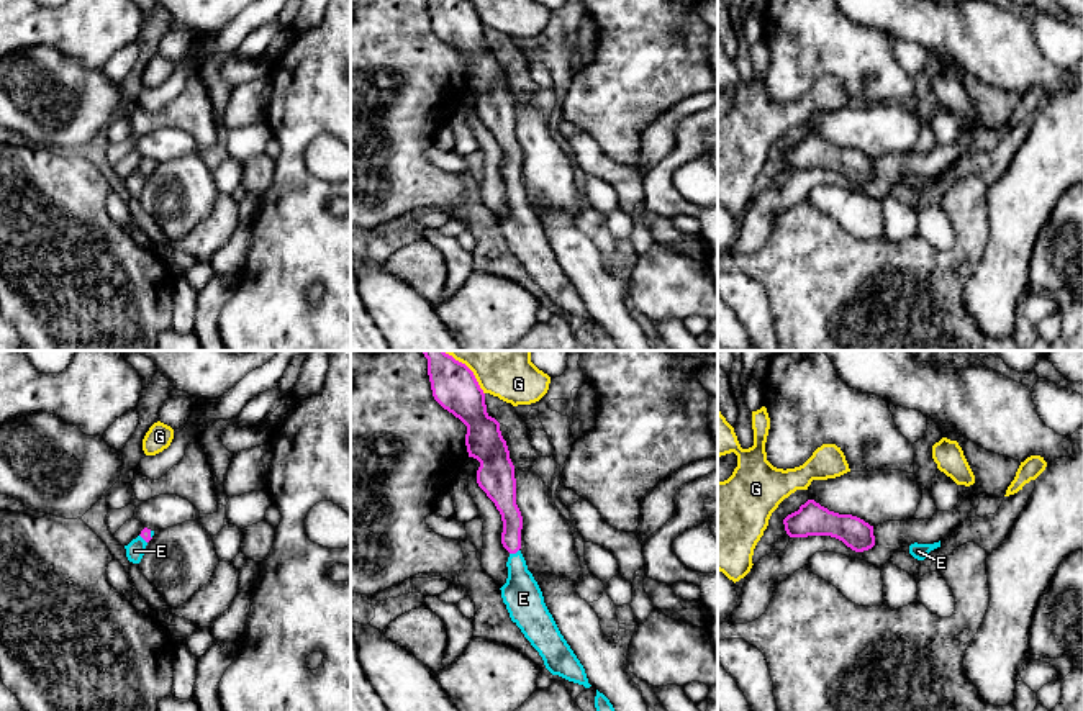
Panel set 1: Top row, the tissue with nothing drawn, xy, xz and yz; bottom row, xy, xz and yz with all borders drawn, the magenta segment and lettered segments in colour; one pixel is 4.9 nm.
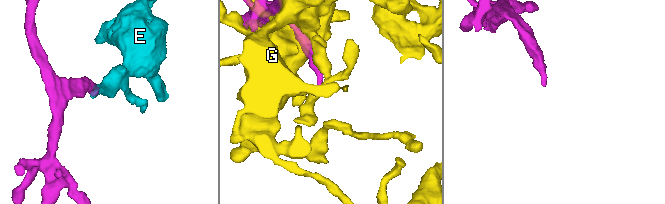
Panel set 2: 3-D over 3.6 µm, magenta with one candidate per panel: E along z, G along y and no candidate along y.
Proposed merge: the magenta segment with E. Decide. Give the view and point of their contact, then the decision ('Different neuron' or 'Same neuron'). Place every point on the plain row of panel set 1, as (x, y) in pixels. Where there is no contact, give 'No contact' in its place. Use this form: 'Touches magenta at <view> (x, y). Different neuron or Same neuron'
Touches magenta at xz (513, 185). Same neuron

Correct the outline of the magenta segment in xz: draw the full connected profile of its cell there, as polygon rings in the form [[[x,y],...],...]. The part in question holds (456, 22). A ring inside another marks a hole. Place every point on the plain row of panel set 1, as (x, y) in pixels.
[[[428,0],[428,8],[434,33],[467,59],[465,79],[469,90],[474,90],[480,95],[477,103],[477,116],[495,136],[501,147],[501,177],[510,185],[510,190],[506,195],[508,211],[500,223],[511,254],[539,285],[546,301],[552,308],[559,308],[569,315],[590,321],[591,318],[588,316],[583,298],[560,267],[552,247],[544,236],[542,224],[532,206],[528,203],[526,193],[519,183],[523,149],[516,138],[514,98],[510,92],[506,74],[501,69],[500,56],[487,46],[483,23],[469,0]]]

